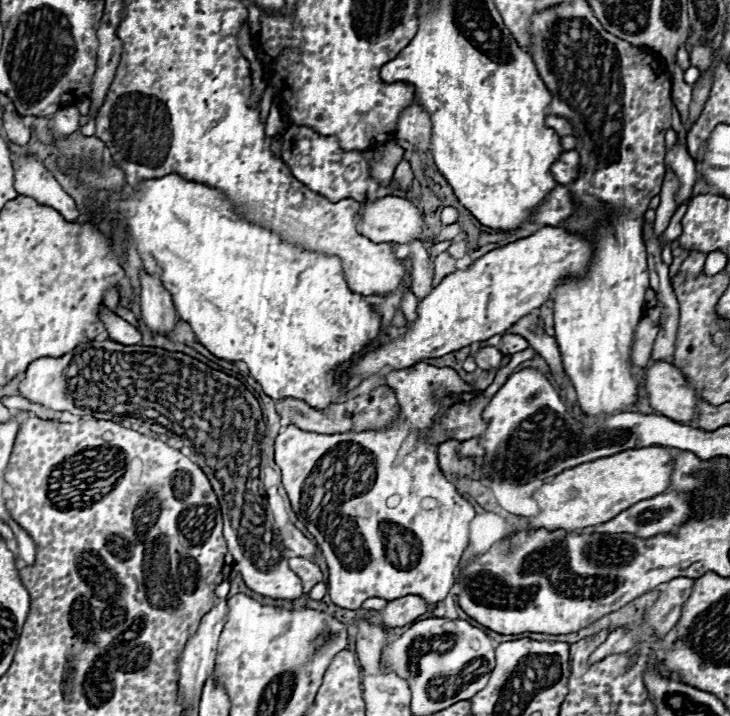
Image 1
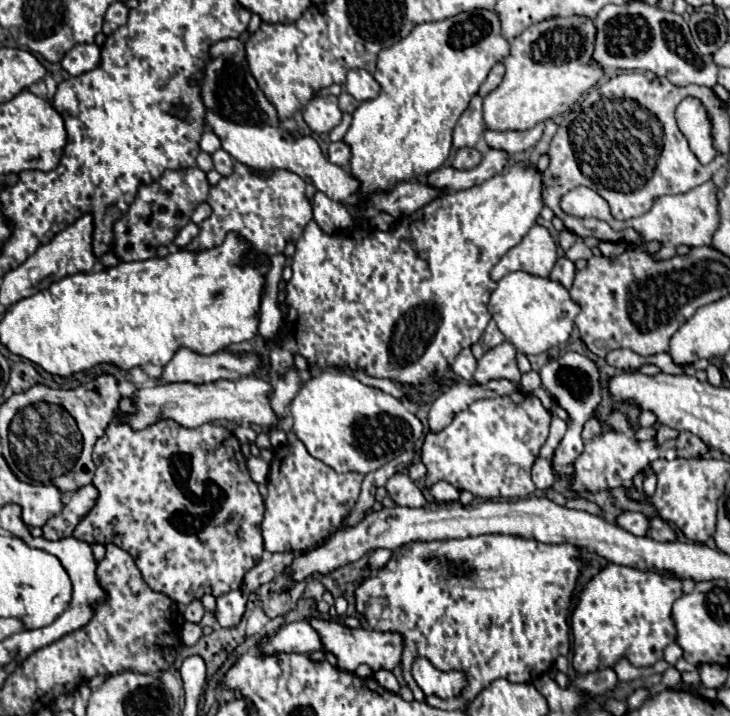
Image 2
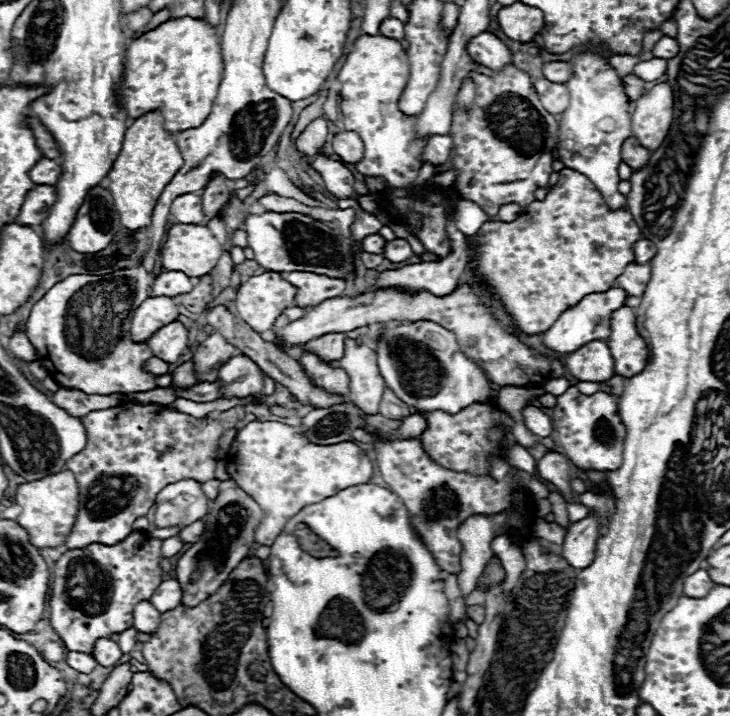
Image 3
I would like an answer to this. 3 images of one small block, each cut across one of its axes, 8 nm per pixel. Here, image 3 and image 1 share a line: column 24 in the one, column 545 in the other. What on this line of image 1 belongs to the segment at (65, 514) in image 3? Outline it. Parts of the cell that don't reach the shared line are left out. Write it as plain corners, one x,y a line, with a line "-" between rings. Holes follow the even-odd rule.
646,446
624,450
614,456
584,462
576,468
564,470
552,482
546,482
534,490
532,496
540,512
536,516
526,518
528,528
544,528
548,532
574,532
586,526
608,522
624,508
630,508
632,504
646,500
648,496
662,494
668,488
668,480
672,474
672,458
674,456
662,446

